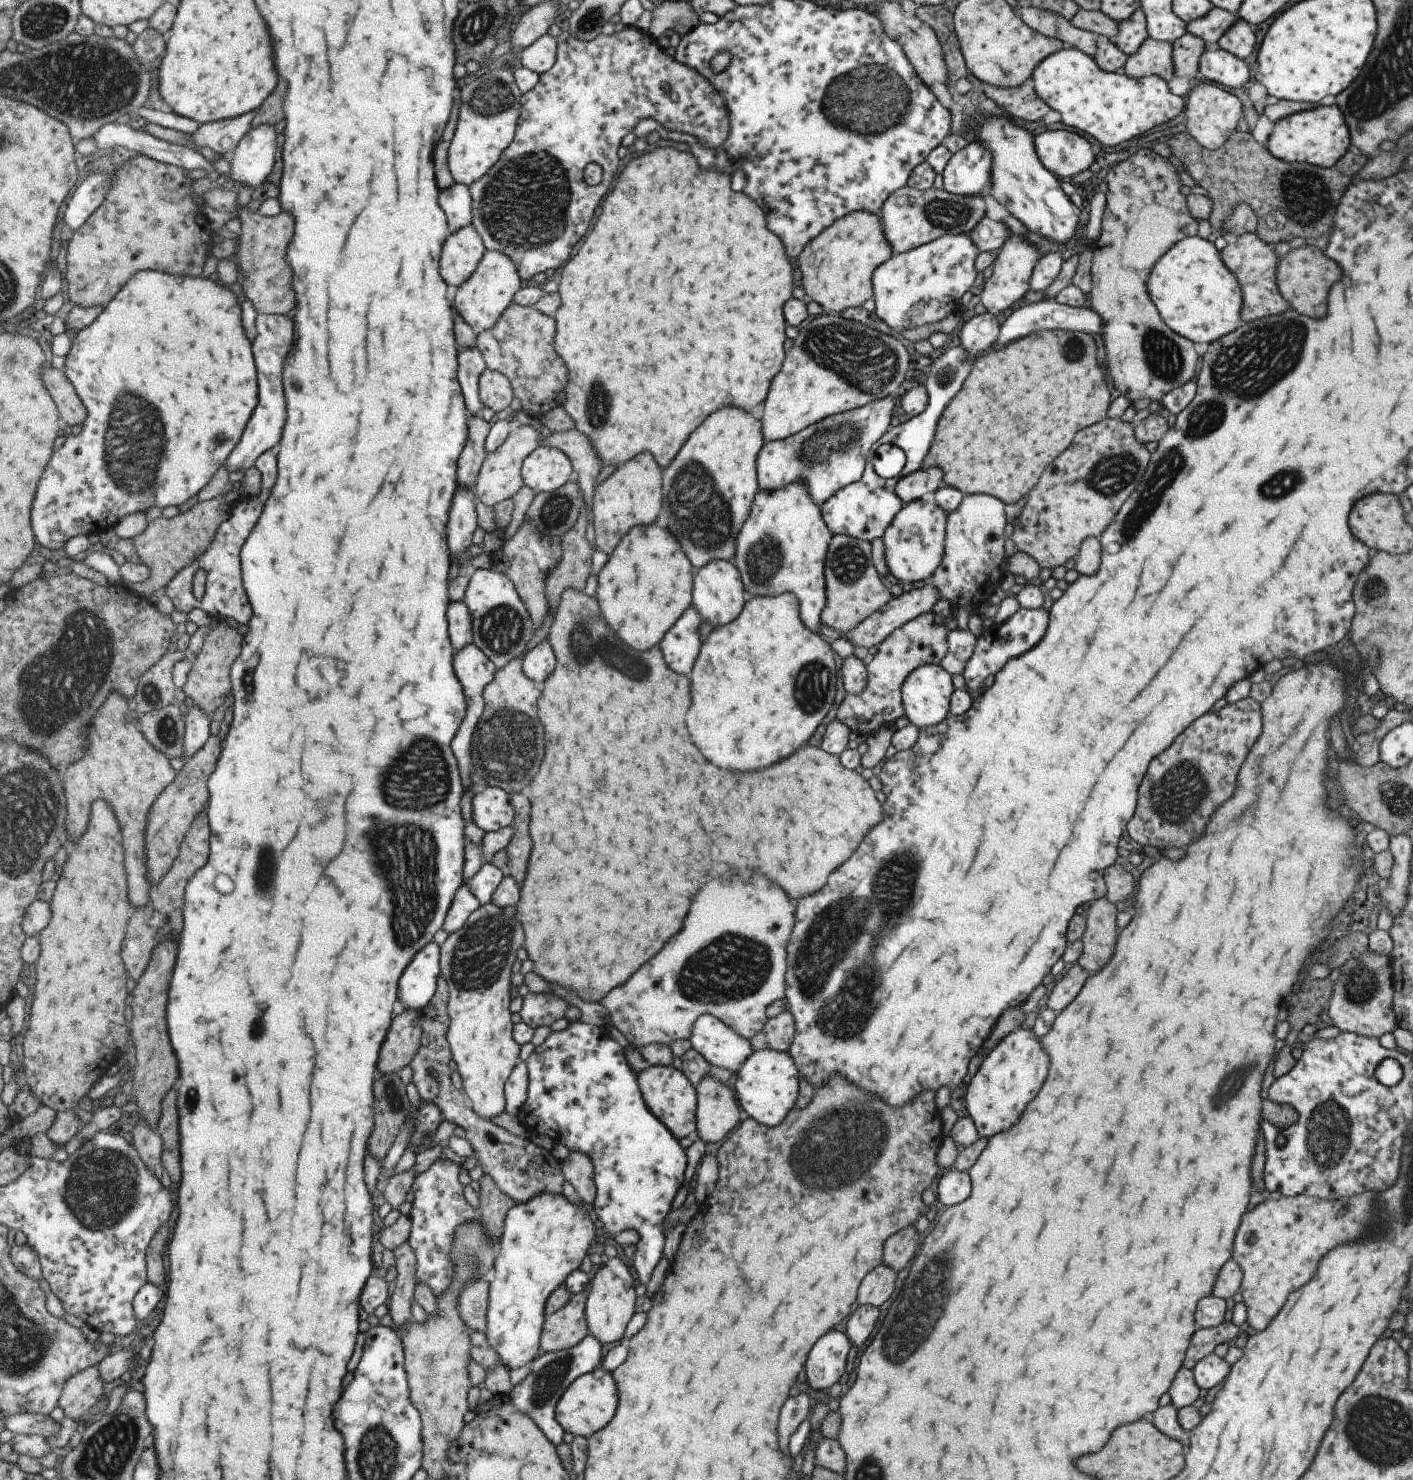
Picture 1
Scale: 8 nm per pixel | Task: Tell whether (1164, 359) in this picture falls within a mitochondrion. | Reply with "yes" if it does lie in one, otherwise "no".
yes

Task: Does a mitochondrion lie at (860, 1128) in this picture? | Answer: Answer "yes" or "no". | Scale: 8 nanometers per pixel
yes

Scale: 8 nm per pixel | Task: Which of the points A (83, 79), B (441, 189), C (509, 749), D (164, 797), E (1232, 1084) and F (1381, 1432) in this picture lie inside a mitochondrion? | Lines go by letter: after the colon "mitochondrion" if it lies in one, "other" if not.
A: mitochondrion
B: other
C: mitochondrion
D: other
E: mitochondrion
F: mitochondrion

